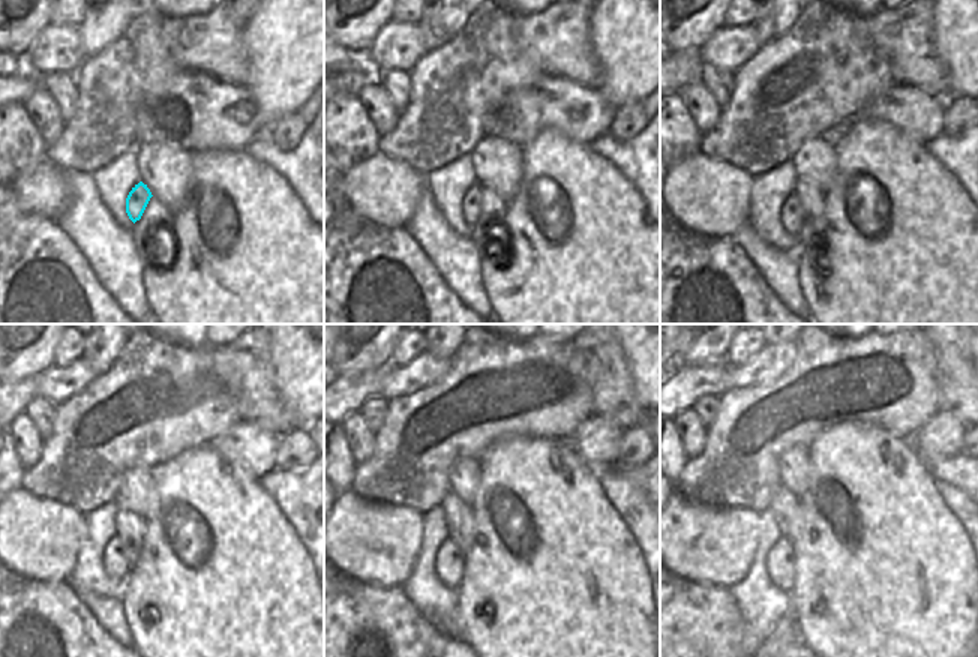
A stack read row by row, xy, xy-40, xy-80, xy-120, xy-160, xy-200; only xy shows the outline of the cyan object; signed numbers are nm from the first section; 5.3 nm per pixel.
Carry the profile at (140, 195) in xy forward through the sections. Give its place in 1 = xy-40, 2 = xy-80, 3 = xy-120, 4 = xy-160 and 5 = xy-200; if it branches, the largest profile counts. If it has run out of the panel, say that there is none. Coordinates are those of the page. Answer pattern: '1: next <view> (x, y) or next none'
1: next xy-40 (473, 197)
2: next xy-80 (792, 216)
3: next xy-120 (114, 558)
4: next xy-160 (449, 563)
5: next xy-200 (780, 561)

